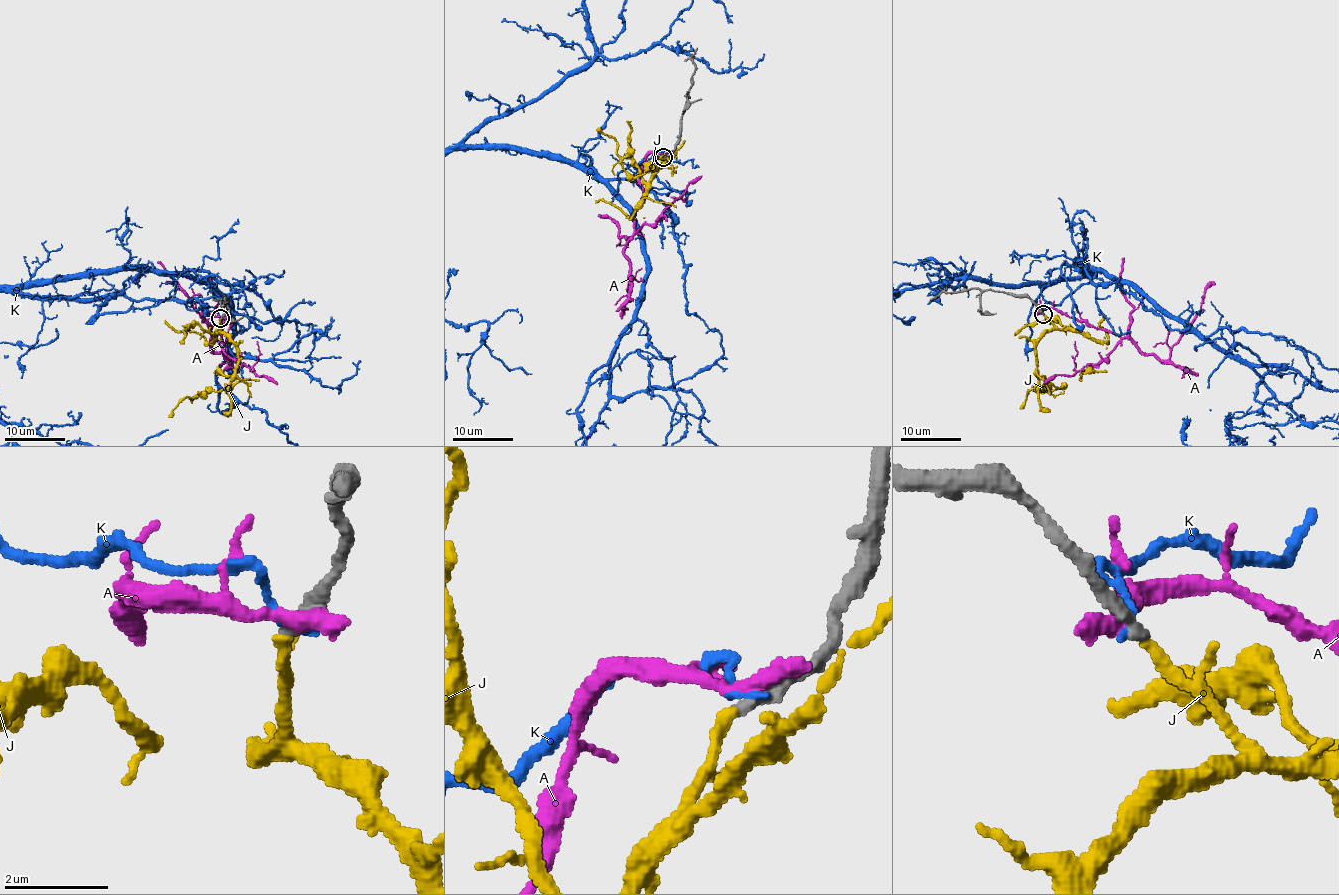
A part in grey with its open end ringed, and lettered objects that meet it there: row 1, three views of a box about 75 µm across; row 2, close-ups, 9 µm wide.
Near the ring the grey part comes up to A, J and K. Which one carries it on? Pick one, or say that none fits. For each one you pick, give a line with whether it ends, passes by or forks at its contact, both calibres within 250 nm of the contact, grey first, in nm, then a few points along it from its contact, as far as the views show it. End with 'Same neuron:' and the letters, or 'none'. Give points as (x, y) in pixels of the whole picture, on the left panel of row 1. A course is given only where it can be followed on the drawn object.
J: it ends | 280/220 nm | via (221, 319), (222, 331), (236, 349), (236, 378), (227, 389), (185, 398), (170, 416)
Same neuron: J

